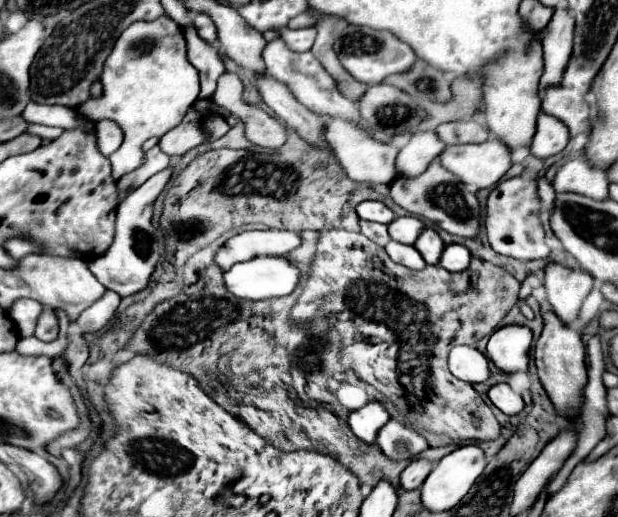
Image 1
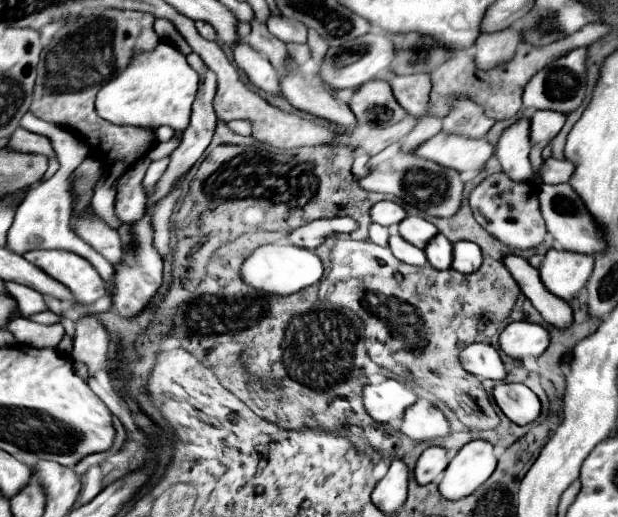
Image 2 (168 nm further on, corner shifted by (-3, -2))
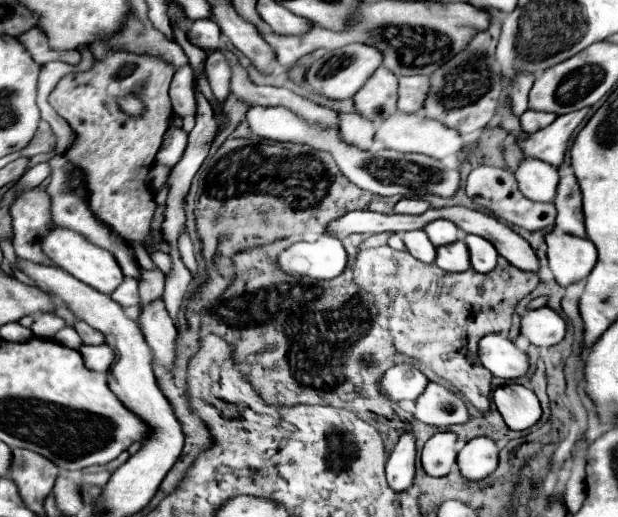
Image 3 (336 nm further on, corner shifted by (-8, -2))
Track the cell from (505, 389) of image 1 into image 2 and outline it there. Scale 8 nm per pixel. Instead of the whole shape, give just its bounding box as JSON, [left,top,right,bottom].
[493,383,541,425]

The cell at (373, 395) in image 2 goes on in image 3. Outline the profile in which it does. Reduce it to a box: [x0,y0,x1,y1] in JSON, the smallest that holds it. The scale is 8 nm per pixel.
[380,363,428,401]

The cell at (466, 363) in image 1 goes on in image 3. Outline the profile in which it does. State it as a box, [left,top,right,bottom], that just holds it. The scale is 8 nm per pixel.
[478,333,528,379]

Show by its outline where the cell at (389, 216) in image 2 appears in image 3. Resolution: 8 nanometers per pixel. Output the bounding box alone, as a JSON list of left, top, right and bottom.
[394,199,430,215]

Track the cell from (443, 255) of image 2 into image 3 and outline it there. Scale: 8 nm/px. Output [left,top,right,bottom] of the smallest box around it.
[436,241,472,273]

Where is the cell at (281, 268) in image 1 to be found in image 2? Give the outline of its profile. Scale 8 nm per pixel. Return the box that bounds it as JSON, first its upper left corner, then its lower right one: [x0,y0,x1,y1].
[241,245,323,297]

